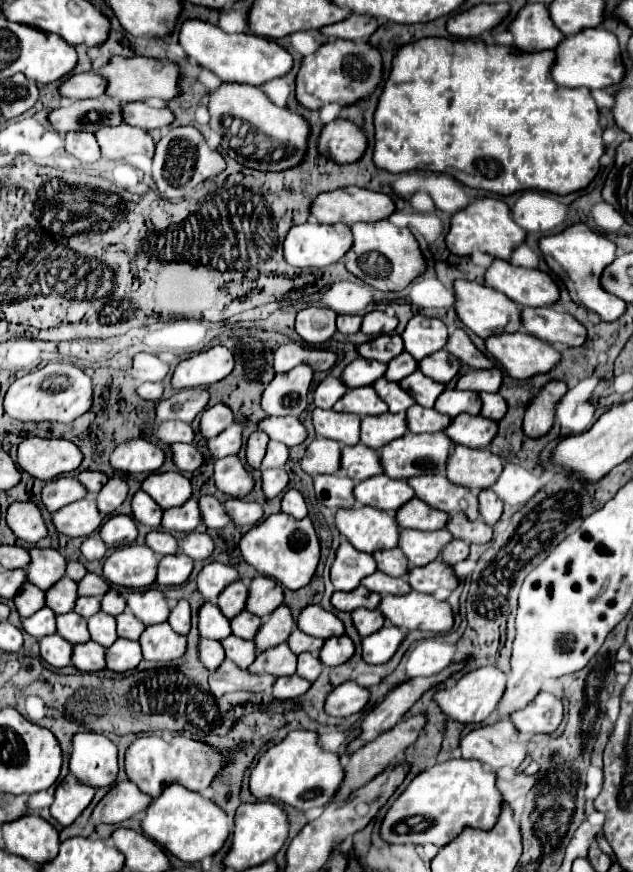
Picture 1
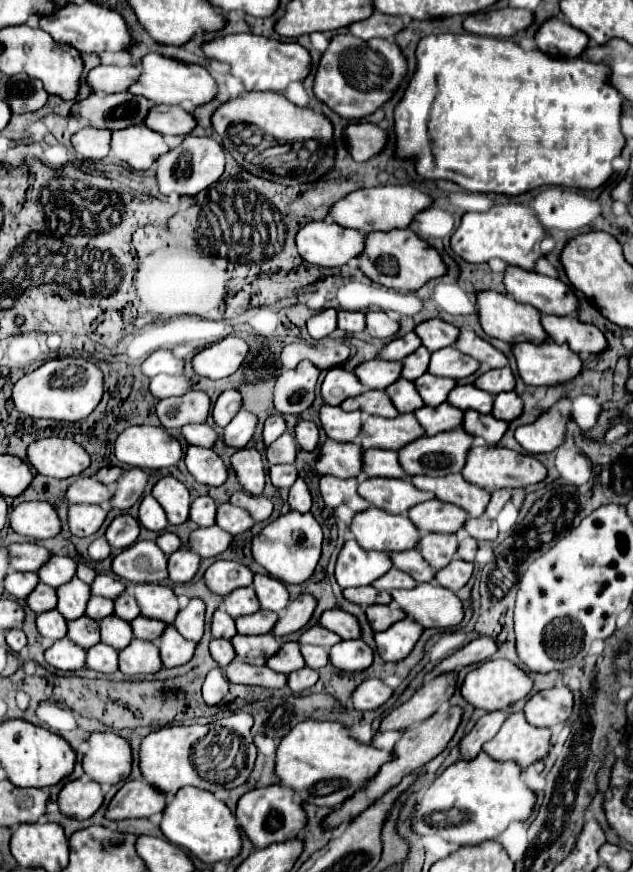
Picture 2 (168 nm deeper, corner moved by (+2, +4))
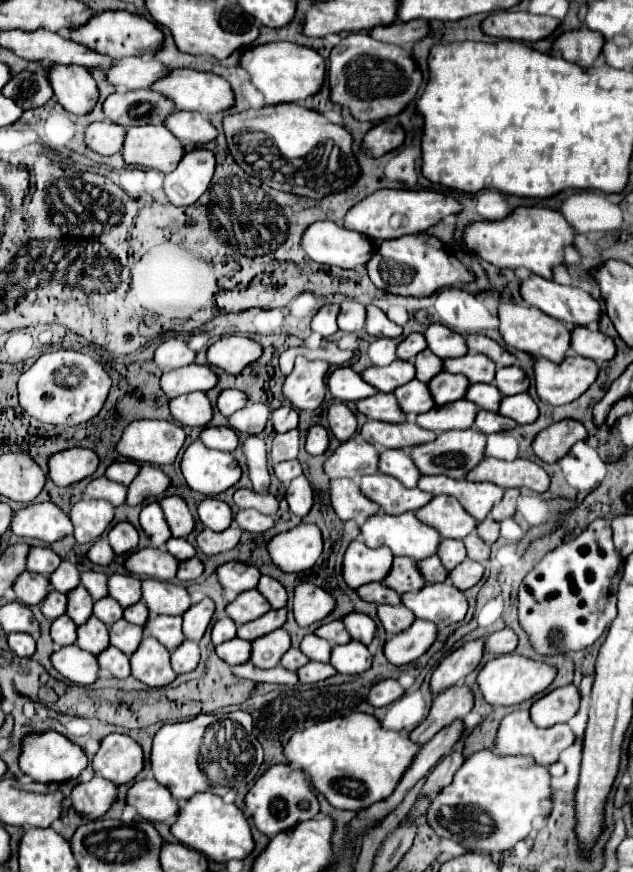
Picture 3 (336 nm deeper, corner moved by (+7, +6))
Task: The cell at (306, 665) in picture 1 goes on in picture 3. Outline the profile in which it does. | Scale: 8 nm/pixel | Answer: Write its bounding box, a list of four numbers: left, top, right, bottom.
[301,635,331,663]

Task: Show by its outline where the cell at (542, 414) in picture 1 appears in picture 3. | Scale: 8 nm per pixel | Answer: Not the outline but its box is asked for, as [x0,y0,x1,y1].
[533,419,587,463]

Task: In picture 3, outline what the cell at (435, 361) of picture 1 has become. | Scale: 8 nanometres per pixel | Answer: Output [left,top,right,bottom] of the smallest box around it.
[443,353,497,383]

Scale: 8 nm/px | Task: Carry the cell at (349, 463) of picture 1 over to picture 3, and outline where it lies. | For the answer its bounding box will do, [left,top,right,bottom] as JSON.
[379,449,419,487]

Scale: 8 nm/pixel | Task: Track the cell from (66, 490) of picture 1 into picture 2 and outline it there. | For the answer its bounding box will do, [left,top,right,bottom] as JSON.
[66,475,112,505]

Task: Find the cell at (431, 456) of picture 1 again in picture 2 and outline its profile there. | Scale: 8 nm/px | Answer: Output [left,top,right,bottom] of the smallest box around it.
[398,429,474,475]

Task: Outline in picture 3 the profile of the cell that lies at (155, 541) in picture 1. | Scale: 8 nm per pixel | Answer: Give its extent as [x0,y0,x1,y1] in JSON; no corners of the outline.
[165,537,197,561]

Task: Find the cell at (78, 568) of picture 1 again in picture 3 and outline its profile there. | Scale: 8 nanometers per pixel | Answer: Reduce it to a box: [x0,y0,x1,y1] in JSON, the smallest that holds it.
[81,571,107,601]

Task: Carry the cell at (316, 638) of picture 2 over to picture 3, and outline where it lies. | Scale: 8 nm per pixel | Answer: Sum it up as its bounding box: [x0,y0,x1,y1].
[315,621,351,645]

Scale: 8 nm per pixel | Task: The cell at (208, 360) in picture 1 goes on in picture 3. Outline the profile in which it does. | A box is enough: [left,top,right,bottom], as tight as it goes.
[207,335,261,375]

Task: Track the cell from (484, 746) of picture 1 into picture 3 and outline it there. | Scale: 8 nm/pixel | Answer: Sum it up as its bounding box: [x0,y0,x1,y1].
[493,711,575,765]

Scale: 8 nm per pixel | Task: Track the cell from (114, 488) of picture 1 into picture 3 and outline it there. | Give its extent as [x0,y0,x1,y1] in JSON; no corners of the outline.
[127,465,169,505]

